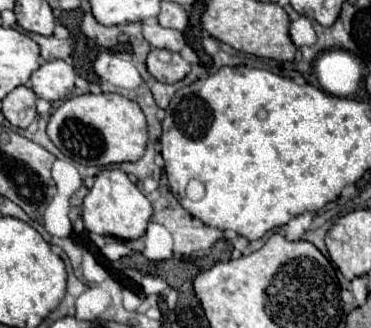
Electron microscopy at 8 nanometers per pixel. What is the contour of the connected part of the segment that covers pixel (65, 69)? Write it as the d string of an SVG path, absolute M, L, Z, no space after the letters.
M50 60L30 76L28 86L38 98L54 102L70 96L70 92L74 90L74 80L76 72L70 64L66 64L64 60Z

